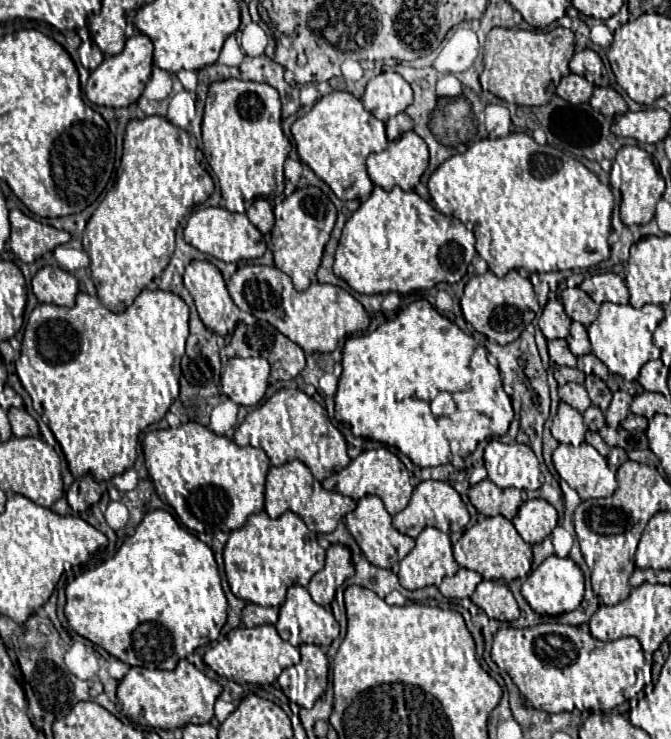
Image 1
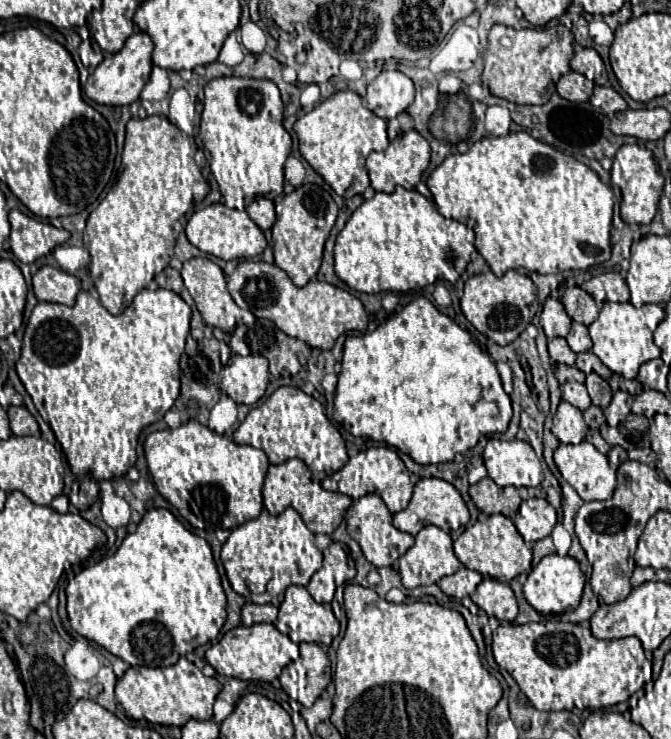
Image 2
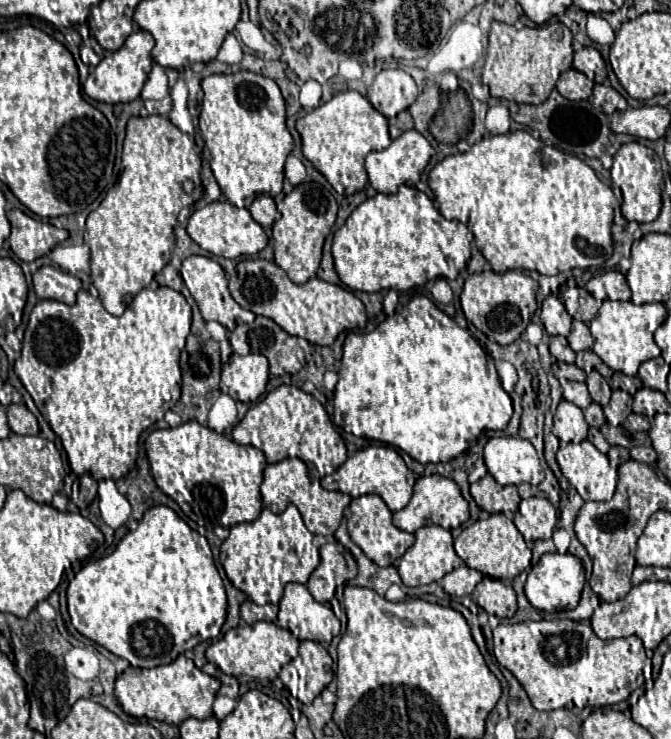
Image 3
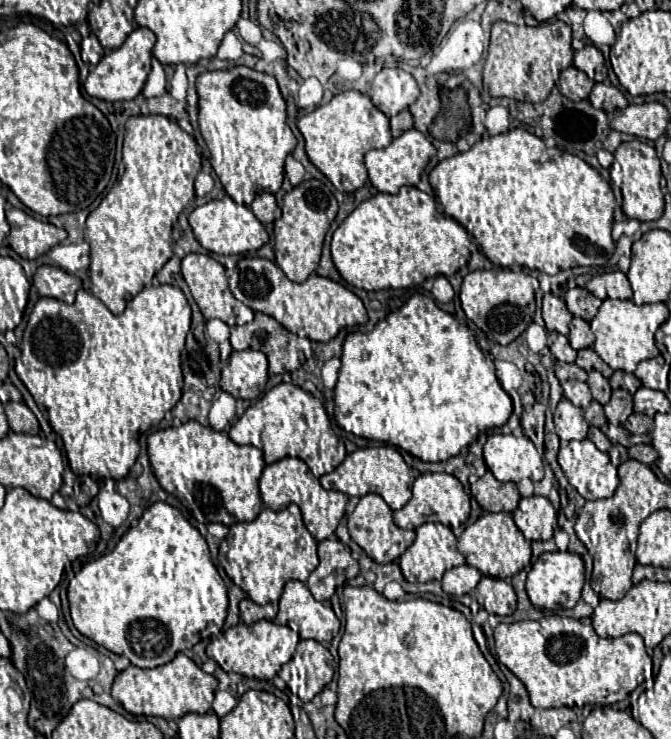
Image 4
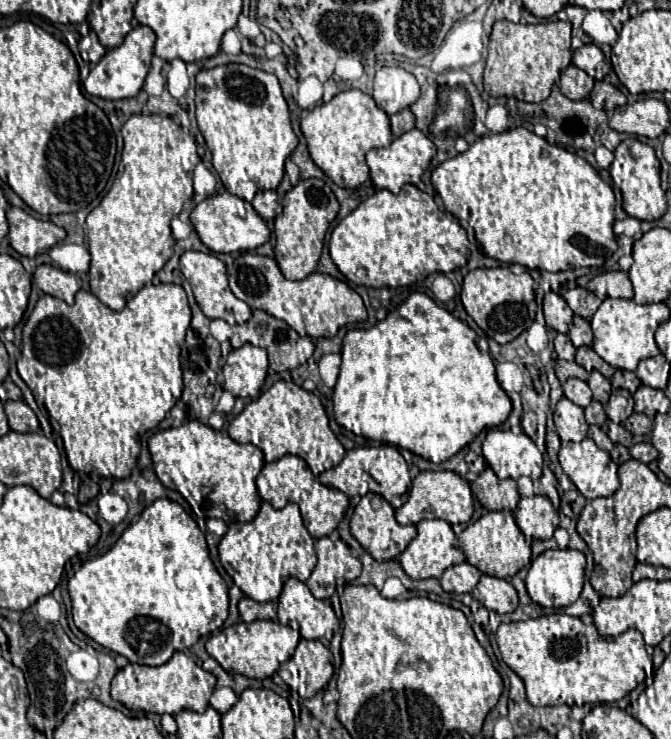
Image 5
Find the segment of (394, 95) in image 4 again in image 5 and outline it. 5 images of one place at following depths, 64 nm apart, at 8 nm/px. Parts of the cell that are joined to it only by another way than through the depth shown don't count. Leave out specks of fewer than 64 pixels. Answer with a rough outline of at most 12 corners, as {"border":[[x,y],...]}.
{"border":[[400,66],[374,78],[374,100],[386,114],[414,104],[420,86]]}

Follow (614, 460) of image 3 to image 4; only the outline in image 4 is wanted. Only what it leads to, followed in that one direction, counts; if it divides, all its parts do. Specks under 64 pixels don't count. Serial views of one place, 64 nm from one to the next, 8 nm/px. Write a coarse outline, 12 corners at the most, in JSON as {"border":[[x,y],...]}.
{"border":[[613,445],[608,452],[611,463],[619,466],[628,458],[627,449]]}

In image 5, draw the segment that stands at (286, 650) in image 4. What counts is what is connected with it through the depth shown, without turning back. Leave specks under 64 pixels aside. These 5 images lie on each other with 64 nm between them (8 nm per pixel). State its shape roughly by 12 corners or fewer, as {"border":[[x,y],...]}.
{"border":[[236,622],[206,650],[226,672],[270,678],[292,658],[297,630]]}

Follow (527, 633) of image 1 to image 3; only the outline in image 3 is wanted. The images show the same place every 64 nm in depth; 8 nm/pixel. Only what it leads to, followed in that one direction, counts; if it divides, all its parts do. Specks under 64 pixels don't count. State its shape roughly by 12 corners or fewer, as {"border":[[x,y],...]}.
{"border":[[590,622],[500,624],[494,656],[538,710],[612,706],[646,662]]}

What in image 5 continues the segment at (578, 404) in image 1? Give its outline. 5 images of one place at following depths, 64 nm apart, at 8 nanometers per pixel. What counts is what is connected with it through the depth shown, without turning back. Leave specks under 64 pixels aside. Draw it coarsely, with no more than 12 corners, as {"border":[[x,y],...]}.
{"border":[[568,378],[564,396],[582,408],[592,402],[584,380]]}

